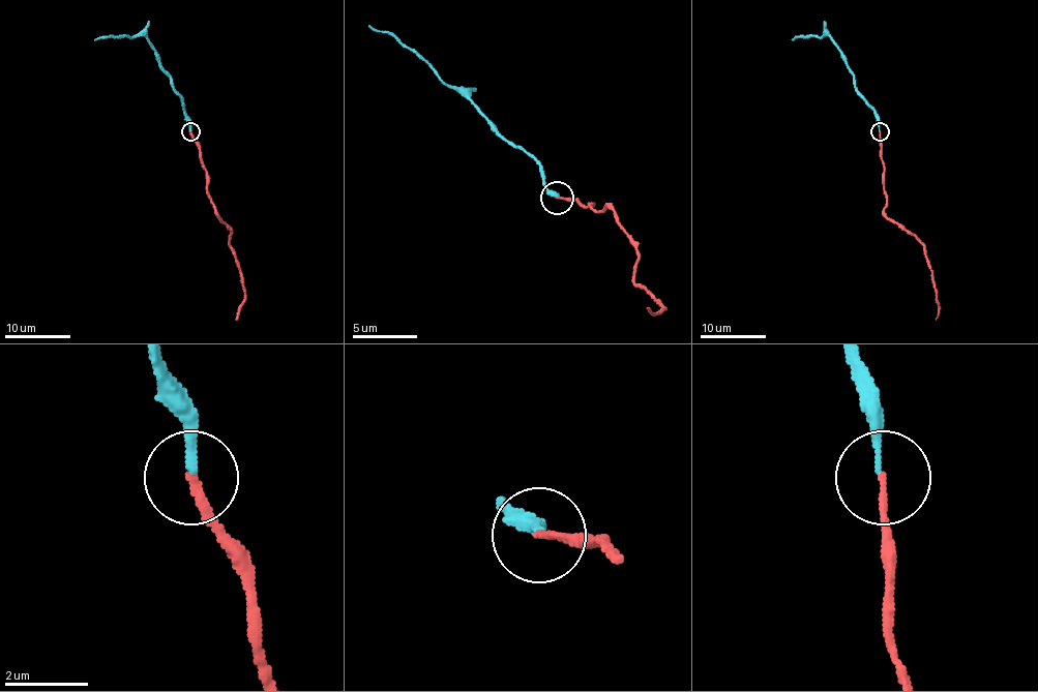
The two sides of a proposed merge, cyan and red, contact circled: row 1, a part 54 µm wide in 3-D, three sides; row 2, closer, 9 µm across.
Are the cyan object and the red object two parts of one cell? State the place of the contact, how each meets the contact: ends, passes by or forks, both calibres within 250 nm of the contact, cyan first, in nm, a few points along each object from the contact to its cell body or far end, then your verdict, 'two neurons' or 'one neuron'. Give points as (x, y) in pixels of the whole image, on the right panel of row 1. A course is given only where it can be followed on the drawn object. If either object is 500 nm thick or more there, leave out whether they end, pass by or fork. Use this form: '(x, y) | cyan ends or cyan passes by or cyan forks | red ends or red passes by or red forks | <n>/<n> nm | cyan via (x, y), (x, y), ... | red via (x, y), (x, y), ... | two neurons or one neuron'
(880, 131) | cyan ends | red ends | 170/190 nm | cyan via (879, 130), (879, 117), (856, 89), (856, 80), (846, 56), (828, 35), (796, 36), (792, 39) | red via (880, 132), (887, 203), (884, 212), (923, 245), (937, 293), (937, 320) | one neuron

